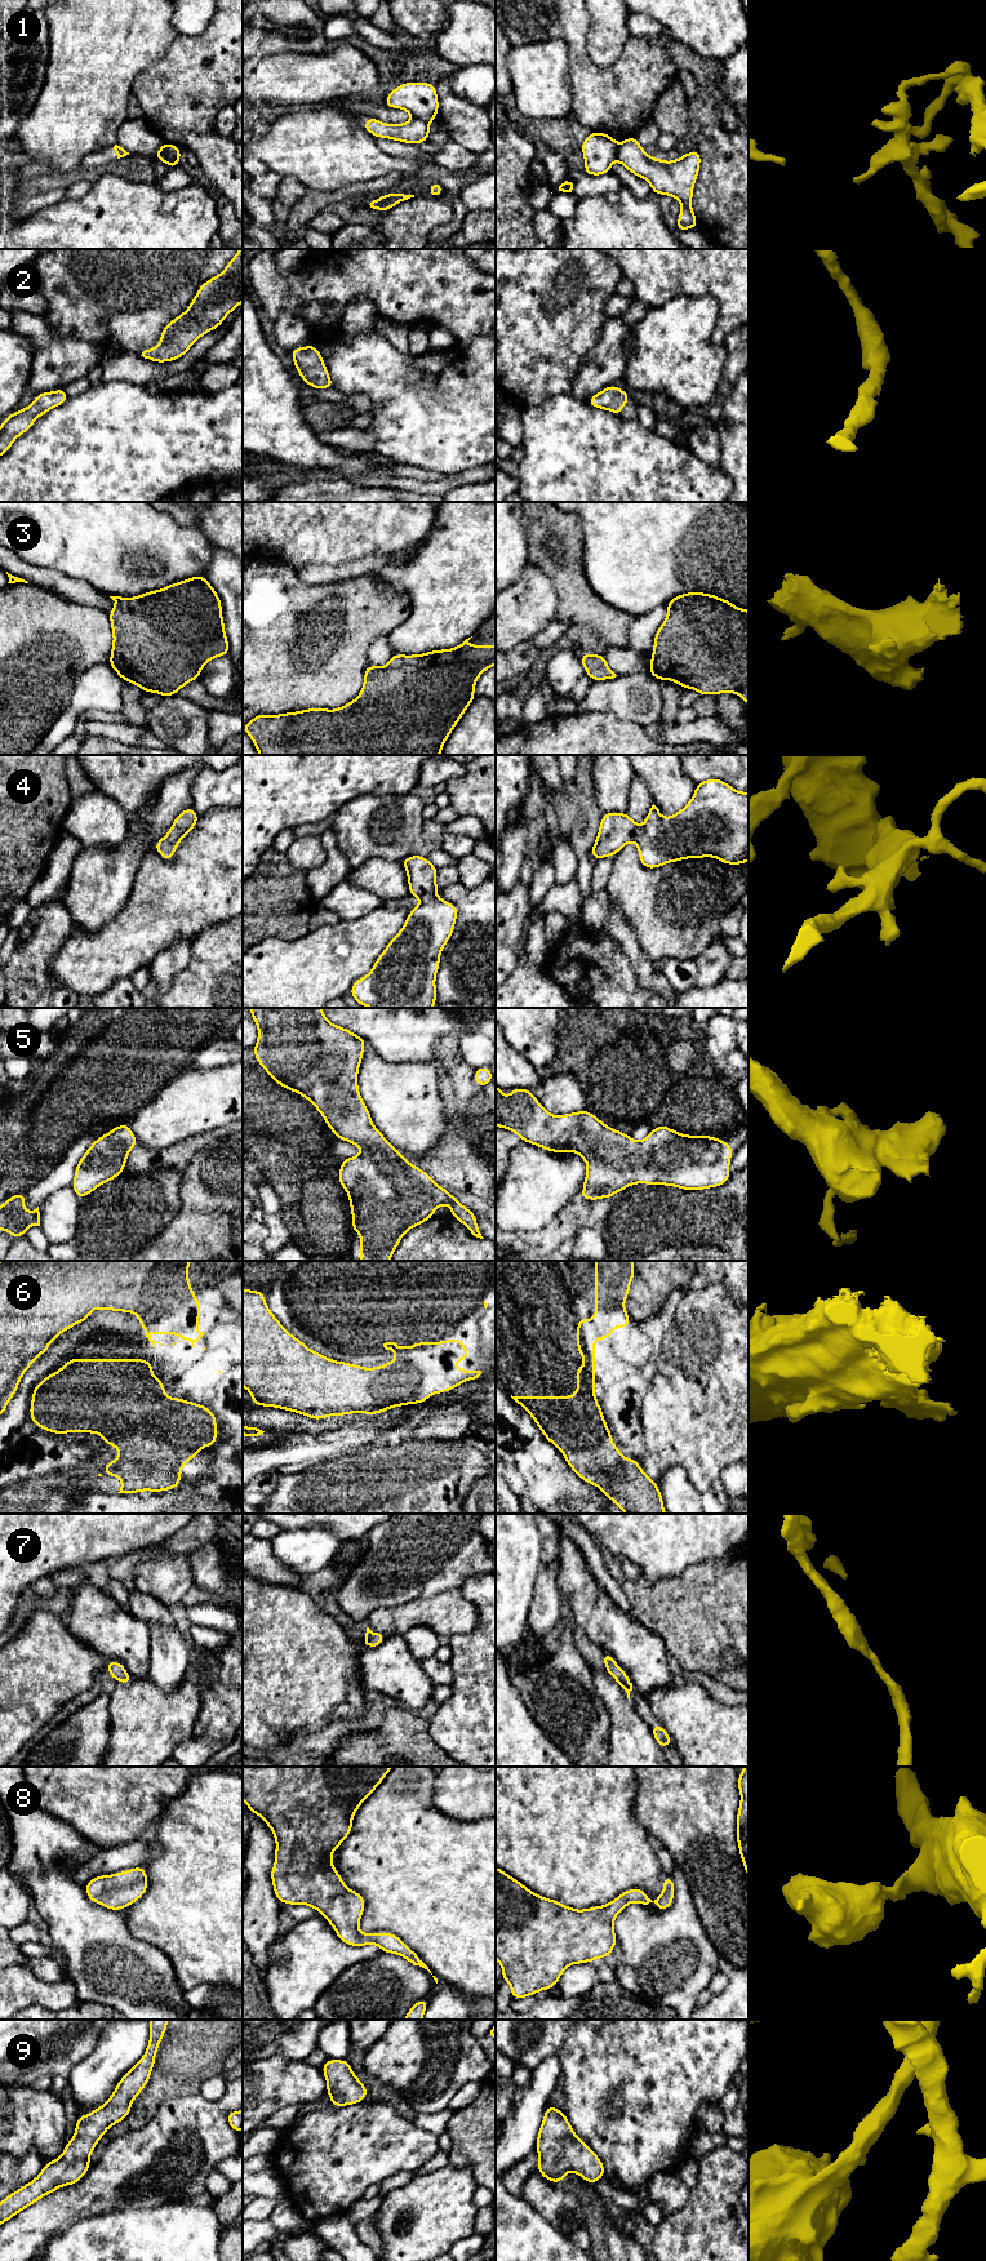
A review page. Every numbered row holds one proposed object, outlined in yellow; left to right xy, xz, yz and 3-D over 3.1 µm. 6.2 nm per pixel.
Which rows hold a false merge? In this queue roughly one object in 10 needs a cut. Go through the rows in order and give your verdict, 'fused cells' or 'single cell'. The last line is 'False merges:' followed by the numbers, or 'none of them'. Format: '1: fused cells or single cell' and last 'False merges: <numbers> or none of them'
1: fused cells
2: single cell
3: single cell
4: single cell
5: single cell
6: single cell
7: single cell
8: single cell
9: single cell
False merges: 1

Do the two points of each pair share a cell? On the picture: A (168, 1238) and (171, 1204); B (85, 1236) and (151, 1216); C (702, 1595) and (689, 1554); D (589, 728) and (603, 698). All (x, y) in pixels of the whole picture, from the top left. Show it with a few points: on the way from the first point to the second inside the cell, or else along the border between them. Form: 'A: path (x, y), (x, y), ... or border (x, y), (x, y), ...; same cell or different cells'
A: border (180, 1194), (180, 1211), (149, 1244); different cells
B: path (102, 1229), (121, 1216), (134, 1216); same cell
C: border (723, 1557), (666, 1577); different cells
D: border (577, 711), (612, 713), (625, 722); different cells

